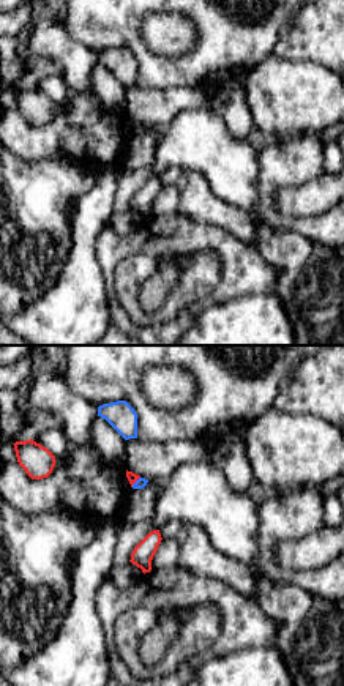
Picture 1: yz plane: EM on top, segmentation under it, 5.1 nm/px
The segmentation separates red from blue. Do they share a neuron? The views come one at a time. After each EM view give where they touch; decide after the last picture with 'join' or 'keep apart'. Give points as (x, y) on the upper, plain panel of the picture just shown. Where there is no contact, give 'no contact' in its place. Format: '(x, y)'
(136, 126)

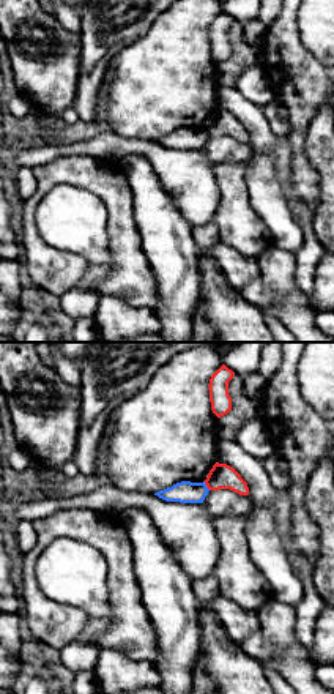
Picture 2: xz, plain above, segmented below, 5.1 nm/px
(207, 133)

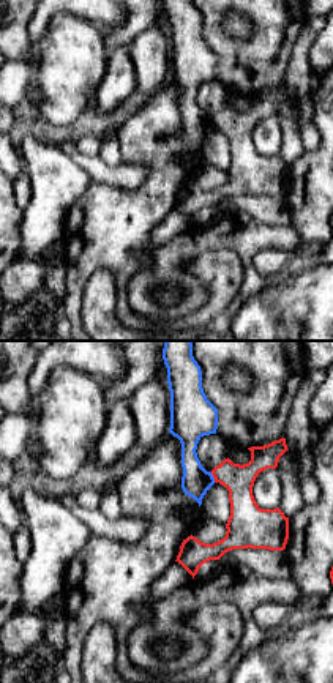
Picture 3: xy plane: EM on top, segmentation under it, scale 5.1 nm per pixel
(213, 123)

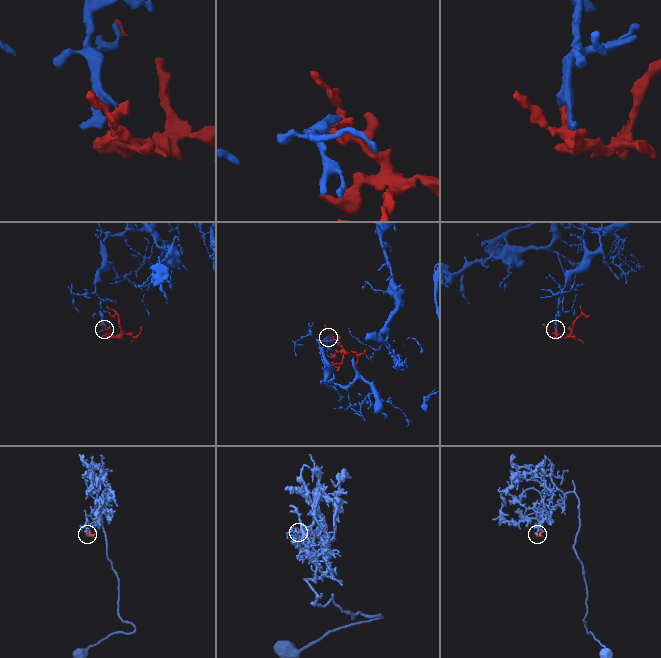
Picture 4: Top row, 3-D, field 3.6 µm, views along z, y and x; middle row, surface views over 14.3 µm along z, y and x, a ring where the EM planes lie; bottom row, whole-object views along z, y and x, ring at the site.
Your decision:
keep apart

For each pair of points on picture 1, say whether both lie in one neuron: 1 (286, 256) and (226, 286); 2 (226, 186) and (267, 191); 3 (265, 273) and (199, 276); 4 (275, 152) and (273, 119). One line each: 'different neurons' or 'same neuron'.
1: different neurons
2: different neurons
3: different neurons
4: different neurons

